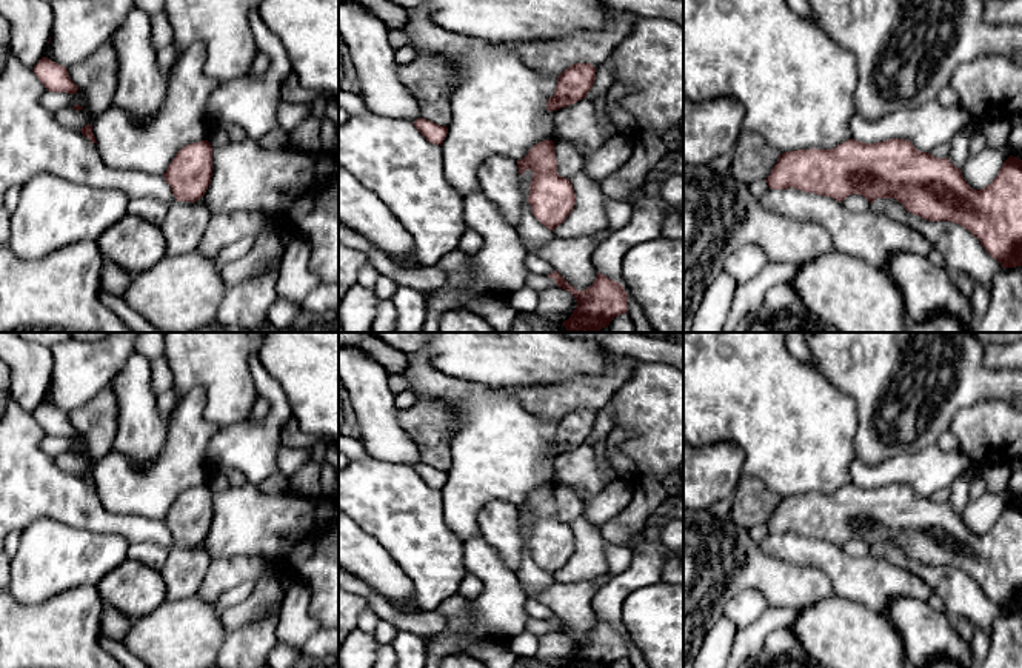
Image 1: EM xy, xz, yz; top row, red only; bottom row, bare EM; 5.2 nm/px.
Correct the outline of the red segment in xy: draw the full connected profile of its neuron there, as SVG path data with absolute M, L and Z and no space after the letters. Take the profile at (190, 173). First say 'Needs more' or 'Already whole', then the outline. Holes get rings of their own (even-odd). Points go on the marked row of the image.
Already whole. M208 140L183 146L163 174L177 202L202 199L212 177L212 151Z

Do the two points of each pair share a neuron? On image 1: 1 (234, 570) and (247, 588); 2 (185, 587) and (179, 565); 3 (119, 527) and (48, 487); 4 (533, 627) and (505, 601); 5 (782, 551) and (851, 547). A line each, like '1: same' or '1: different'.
1: different
2: same
3: same
4: different
5: different

